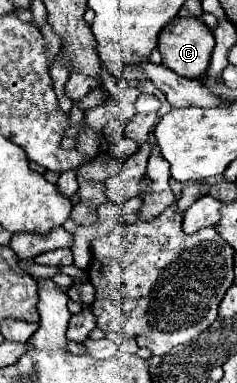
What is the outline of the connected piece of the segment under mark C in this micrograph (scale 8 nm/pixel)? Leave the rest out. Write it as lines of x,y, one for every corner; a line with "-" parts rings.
177,16
173,22
169,22
169,26
161,30
159,42
157,42
157,50
163,56
163,66
187,78
201,78
205,74
211,60
213,46
215,46
215,40
213,40
211,28
201,18
191,18
191,16

